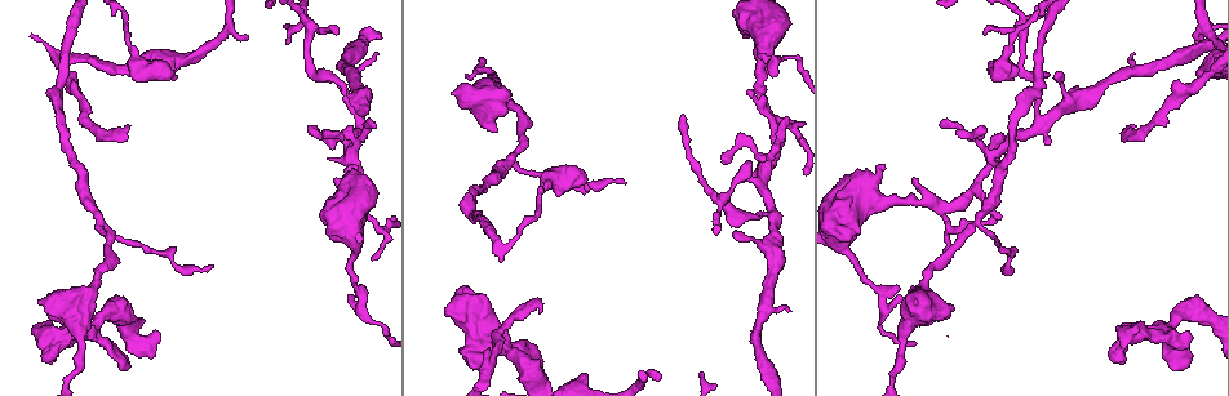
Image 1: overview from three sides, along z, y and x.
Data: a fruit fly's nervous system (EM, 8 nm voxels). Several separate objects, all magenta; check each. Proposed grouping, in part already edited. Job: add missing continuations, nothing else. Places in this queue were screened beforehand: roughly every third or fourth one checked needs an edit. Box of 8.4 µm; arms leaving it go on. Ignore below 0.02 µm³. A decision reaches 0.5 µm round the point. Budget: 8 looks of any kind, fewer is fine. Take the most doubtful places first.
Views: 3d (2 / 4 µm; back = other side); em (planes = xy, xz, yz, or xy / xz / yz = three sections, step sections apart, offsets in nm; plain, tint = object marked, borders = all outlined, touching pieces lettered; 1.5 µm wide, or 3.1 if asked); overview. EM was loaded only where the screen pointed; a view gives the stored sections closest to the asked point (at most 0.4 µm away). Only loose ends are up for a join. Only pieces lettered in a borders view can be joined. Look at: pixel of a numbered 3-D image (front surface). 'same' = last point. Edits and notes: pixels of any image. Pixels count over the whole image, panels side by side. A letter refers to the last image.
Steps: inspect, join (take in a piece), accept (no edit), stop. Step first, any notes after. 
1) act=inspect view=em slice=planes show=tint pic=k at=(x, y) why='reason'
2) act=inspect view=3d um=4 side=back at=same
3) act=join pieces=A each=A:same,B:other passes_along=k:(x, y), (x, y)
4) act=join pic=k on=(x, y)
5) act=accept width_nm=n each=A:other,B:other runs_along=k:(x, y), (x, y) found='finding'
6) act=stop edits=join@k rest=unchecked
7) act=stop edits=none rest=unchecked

act=inspect view=em slice=planes show=borders pic=1 at=(586, 190) why='an open end'

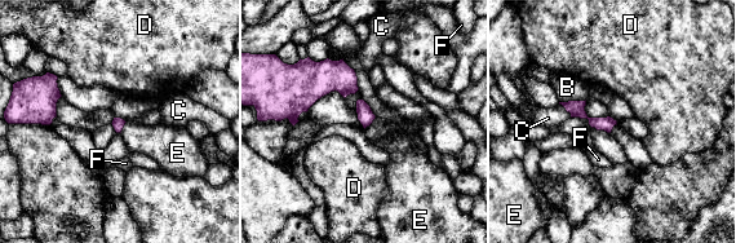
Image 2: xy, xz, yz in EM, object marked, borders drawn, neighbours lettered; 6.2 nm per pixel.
act=accept longest_contact=B:170nm each=B:other,C:other,D:other,E:other,F:other border=2:(376, 116), (364, 129) found='no lettered piece goes on from it'

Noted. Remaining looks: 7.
act=inspect view=3d um=2 side=back pic=1 at=(123, 369) why='branch stops here'

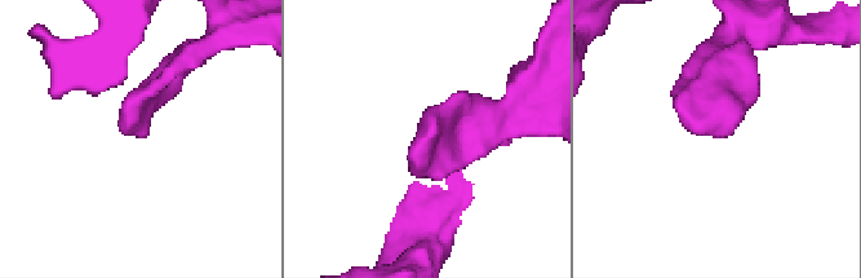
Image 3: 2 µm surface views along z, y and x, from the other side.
act=inspect view=em slice=yz step=8 show=tint pic=3 at=(687, 129)

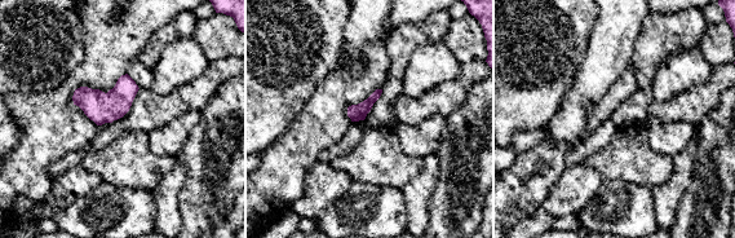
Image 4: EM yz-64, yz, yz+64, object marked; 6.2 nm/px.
act=inspect view=em slice=planes show=borders at=same why='another direction'

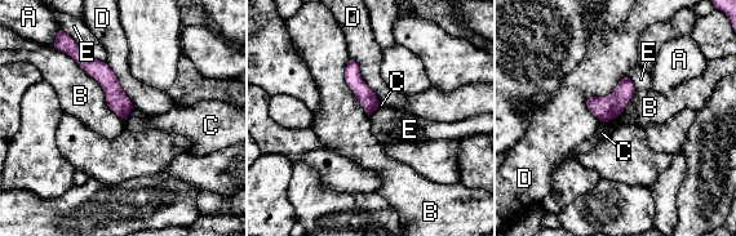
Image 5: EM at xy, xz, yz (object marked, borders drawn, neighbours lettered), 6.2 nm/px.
act=accept each=A:other,B:other,C:other,D:other,E:other found='none of them fits'

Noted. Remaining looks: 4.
act=inspect view=em slice=planes show=plain pic=1 at=(485, 294) why='an open end'

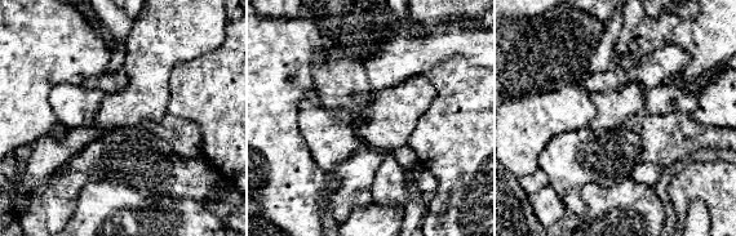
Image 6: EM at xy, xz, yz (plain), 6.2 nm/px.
act=inspect view=em slice=planes show=tint at=same why='with the object marked'

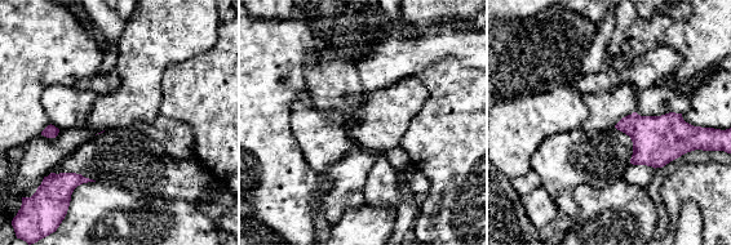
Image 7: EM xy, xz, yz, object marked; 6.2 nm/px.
act=inspect view=em slice=planes show=borders at=same why='see the neighbours'

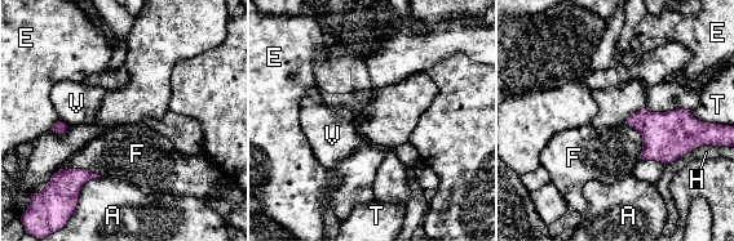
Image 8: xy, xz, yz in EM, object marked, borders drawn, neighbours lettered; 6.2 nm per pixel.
act=accept each=A:other,E:other,F:other,H:other,T:other,V:other border=8:(54, 172), (89, 169), (105, 177) found='none of them fits'

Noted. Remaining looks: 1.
act=inspect view=em slice=planes show=borders pic=1 at=(212, 264) why='free end'

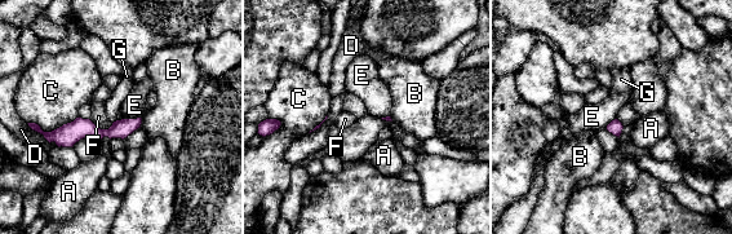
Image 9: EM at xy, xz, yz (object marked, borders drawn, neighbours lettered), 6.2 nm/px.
act=accept each=A:other,B:other,C:other,D:other,E:other,F:other,G:other runs_along=9:(137, 122), (112, 132), (66, 129) found='no lettered piece goes on from it'

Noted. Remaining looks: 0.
act=stop edits=none rest=unchecked

